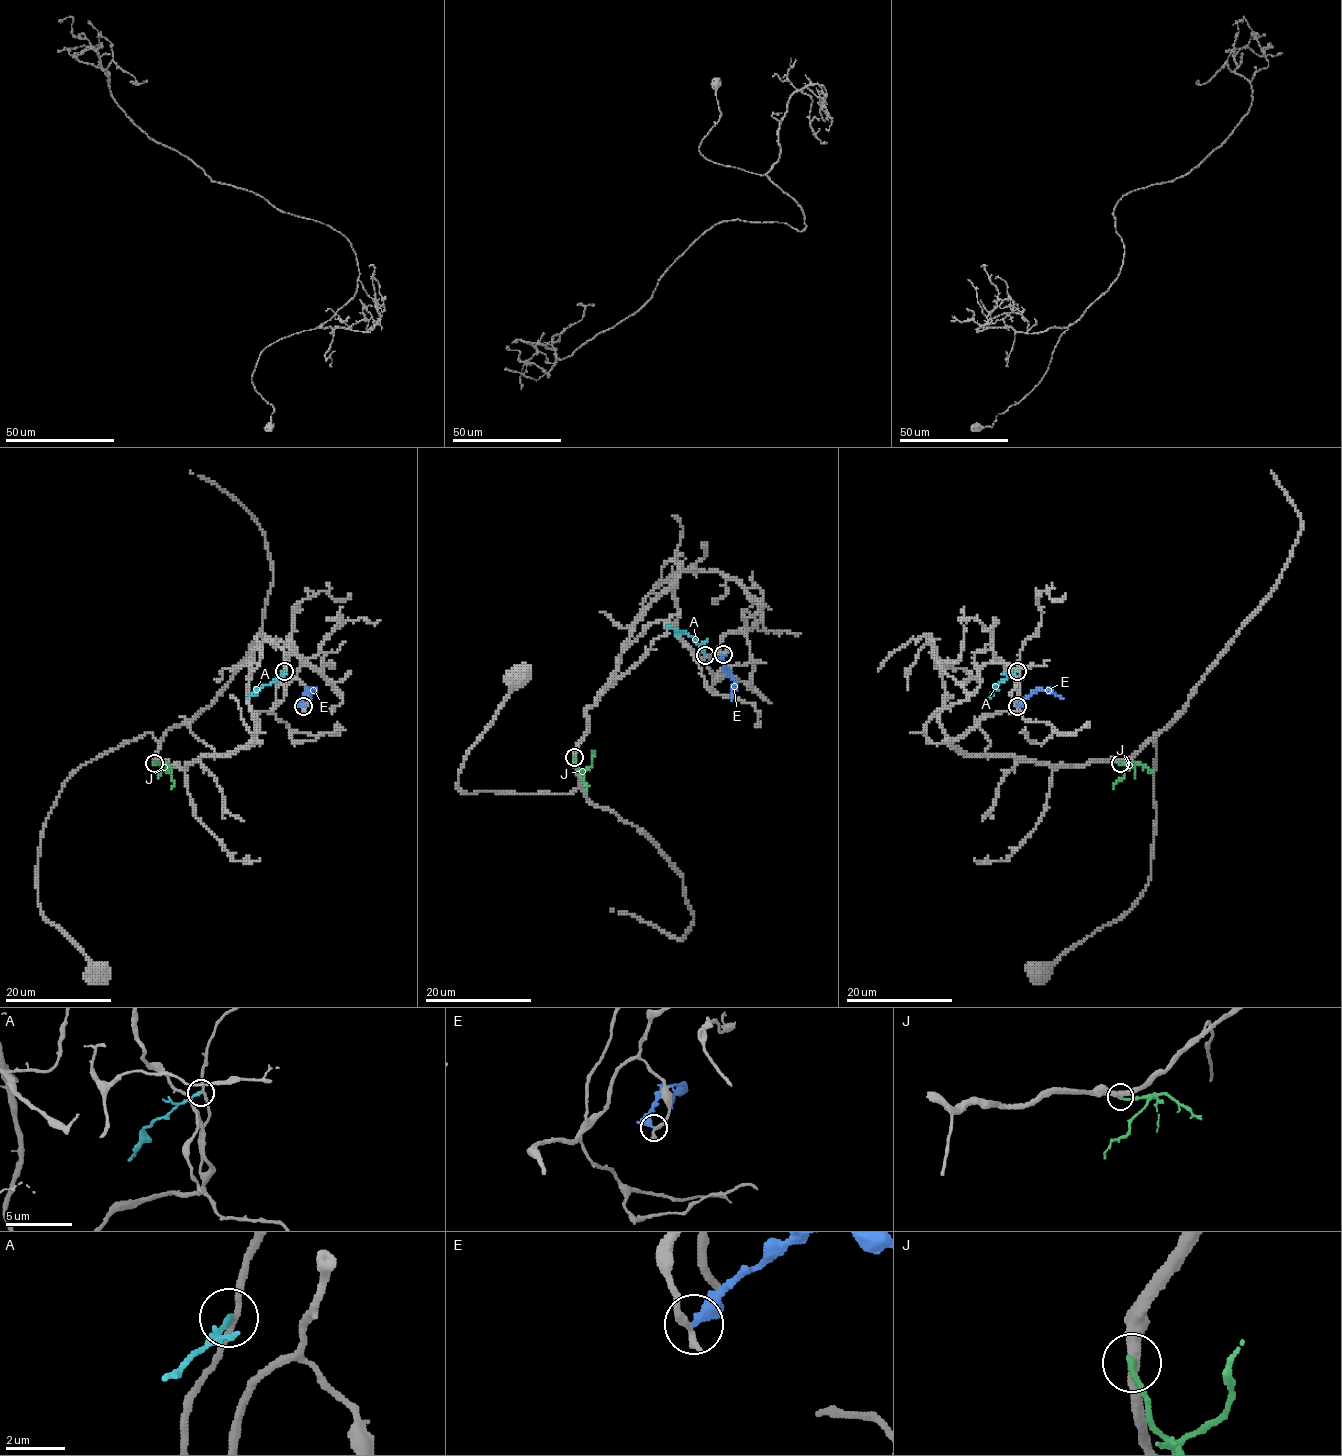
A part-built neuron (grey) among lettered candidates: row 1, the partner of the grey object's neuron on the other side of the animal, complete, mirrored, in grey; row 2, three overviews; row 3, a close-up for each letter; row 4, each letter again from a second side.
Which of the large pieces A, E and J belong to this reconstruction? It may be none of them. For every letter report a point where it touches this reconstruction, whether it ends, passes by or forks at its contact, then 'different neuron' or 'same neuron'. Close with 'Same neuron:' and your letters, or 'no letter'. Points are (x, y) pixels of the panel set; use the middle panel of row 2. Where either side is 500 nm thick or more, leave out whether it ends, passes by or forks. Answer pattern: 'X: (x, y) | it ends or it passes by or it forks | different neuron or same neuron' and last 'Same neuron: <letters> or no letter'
A: (705, 655) | it ends | different neuron
E: (723, 654) | it ends | different neuron
J: (574, 757) | it ends | different neuron
Same neuron: no letter

